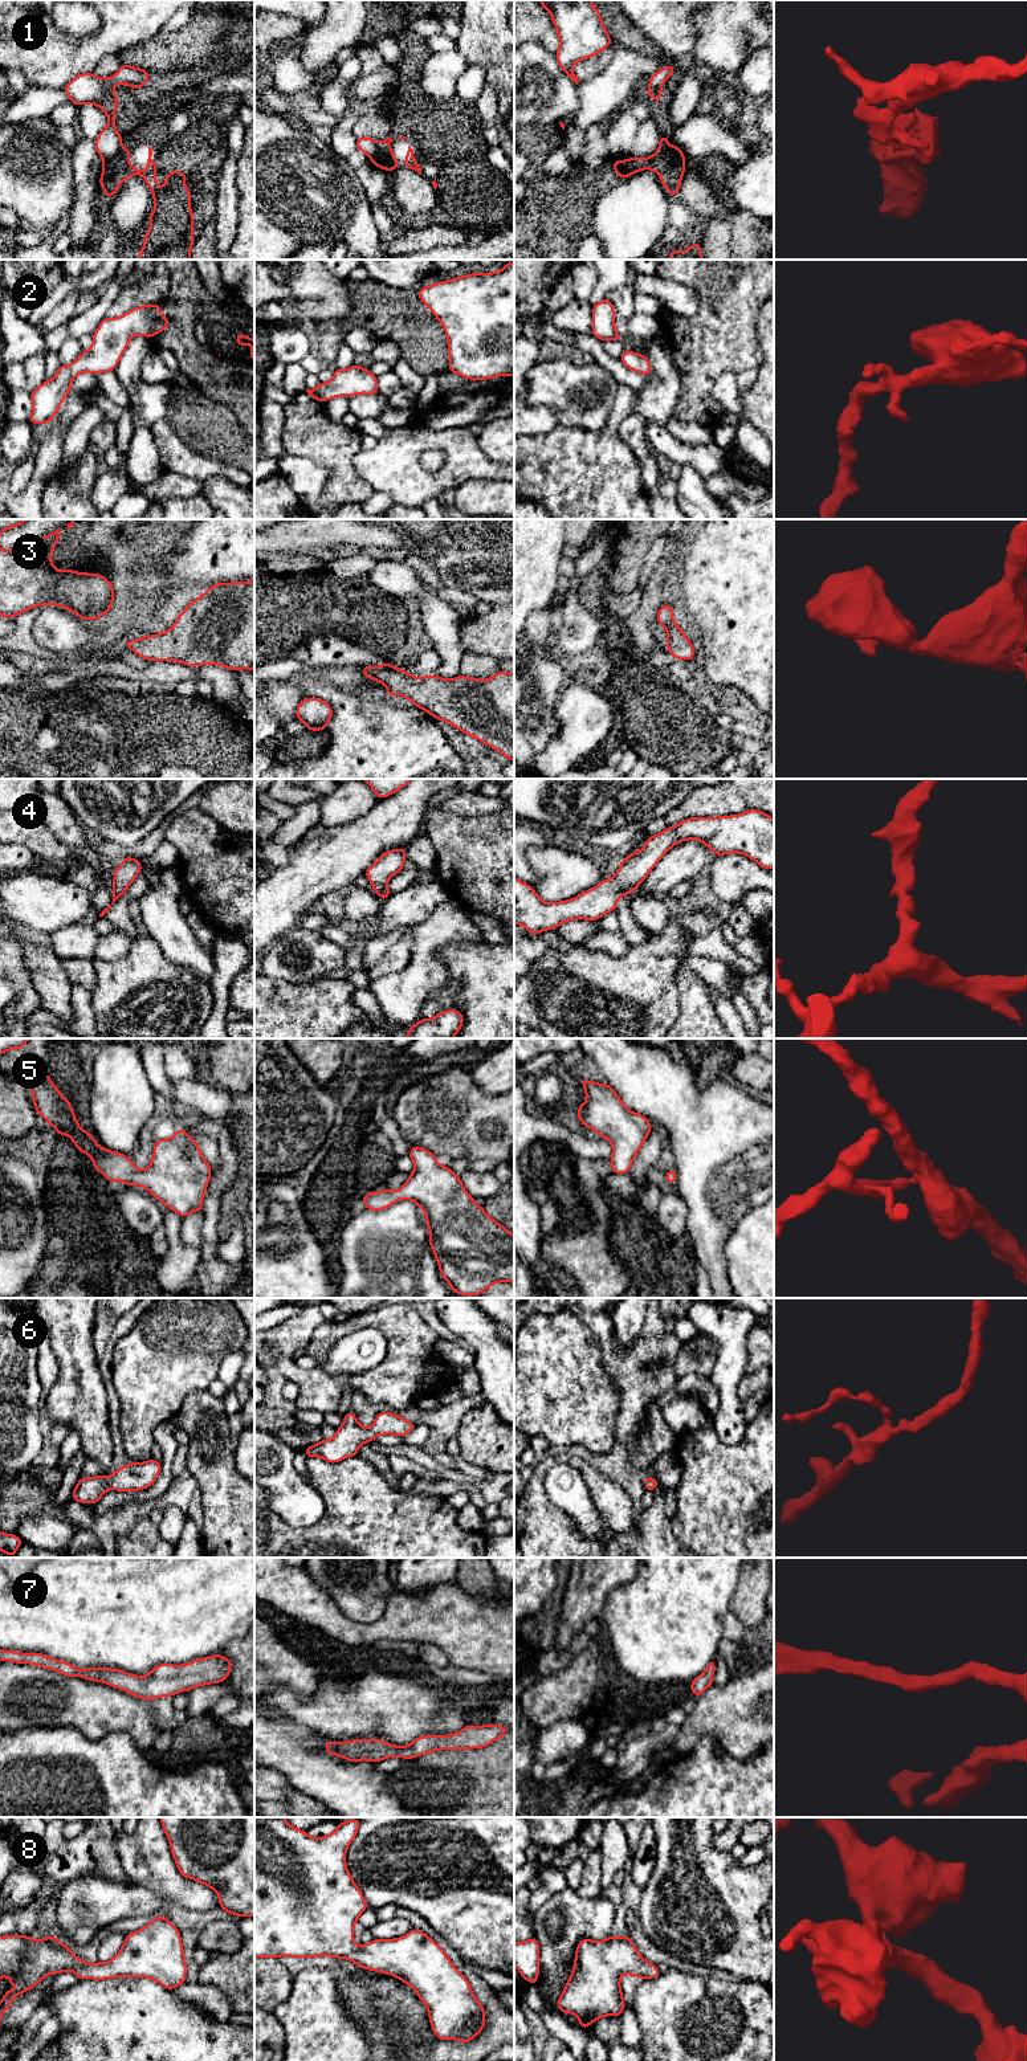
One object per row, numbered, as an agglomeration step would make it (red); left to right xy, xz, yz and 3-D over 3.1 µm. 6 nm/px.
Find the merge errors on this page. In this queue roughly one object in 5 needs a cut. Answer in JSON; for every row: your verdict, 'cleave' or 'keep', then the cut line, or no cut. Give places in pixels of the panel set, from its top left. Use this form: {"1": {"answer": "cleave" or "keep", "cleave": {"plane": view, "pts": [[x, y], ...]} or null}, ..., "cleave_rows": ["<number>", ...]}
{"1": {"answer": "cleave", "cleave": {"plane": "xy", "pts": [[121, 147], [114, 156], [105, 162]]}}, "2": {"answer": "keep", "cleave": null}, "3": {"answer": "keep", "cleave": null}, "4": {"answer": "keep", "cleave": null}, "5": {"answer": "keep", "cleave": null}, "6": {"answer": "keep", "cleave": null}, "7": {"answer": "keep", "cleave": null}, "8": {"answer": "keep", "cleave": null}, "cleave_rows": ["1"]}

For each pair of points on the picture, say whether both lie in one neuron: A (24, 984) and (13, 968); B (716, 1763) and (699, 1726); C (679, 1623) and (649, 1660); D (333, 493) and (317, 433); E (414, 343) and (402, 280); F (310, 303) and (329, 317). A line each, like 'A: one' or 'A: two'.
A: one
B: two
C: one
D: one
E: two
F: one

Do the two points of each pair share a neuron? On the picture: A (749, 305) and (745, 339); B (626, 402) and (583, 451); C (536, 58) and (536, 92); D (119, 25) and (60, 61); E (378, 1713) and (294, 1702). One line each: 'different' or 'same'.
A: same
B: same
C: same
D: same
E: same

